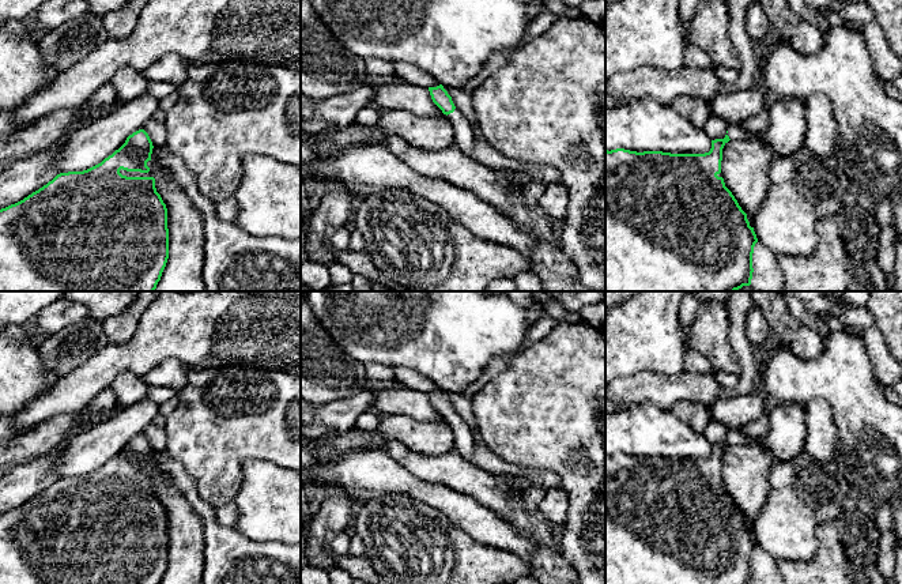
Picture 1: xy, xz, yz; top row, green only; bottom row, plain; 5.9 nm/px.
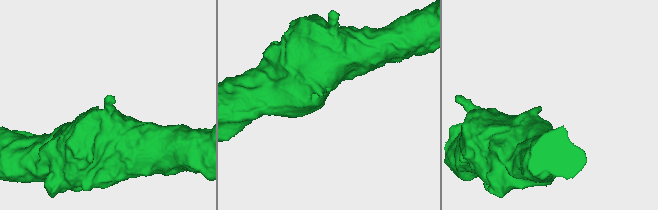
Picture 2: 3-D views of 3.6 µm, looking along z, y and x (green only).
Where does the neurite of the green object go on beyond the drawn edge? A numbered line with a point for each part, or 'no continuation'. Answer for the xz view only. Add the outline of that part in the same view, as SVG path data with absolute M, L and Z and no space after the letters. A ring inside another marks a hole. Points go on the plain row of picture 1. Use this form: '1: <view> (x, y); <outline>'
1: xz (464, 443); M457 412L453 418L448 419L448 423L453 429L456 452L468 459L475 449L475 440L471 429Z

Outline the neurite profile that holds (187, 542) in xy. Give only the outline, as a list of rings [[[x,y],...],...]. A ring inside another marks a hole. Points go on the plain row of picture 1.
[[[155,452],[147,471],[167,513],[169,564],[161,584],[203,584],[205,566],[203,519],[158,464]]]

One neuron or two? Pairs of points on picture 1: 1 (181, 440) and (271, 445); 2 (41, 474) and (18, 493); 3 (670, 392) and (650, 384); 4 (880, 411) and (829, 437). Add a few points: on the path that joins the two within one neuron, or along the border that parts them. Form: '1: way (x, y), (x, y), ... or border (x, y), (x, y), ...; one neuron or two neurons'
1: way (203, 440), (249, 440); one neuron
2: way (36, 475), (23, 488); one neuron
3: way (665, 390), (655, 387); one neuron
4: border (826, 403), (830, 407), (837, 432), (834, 459); two neurons

